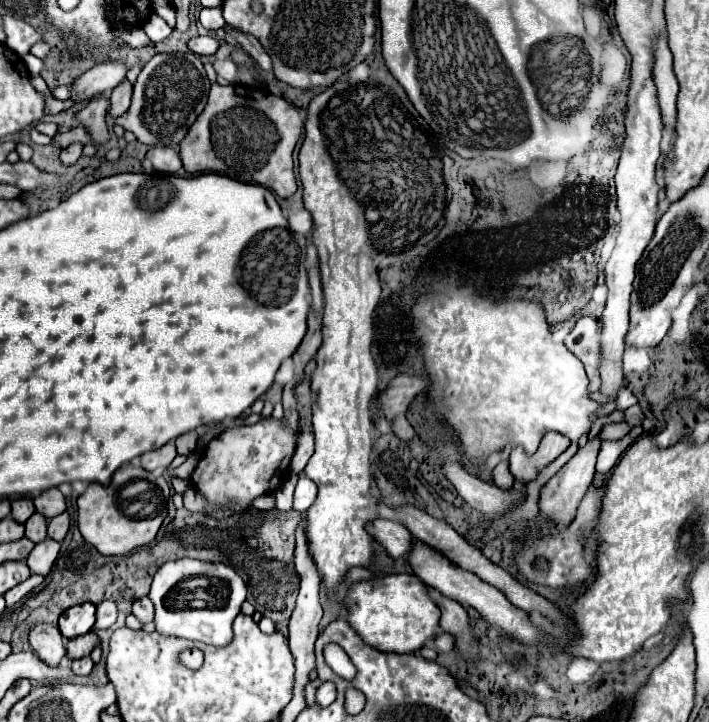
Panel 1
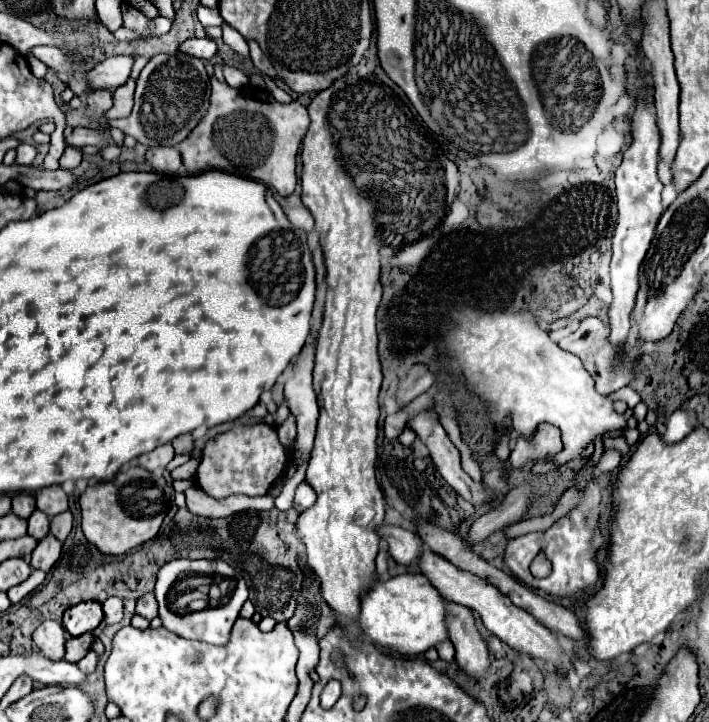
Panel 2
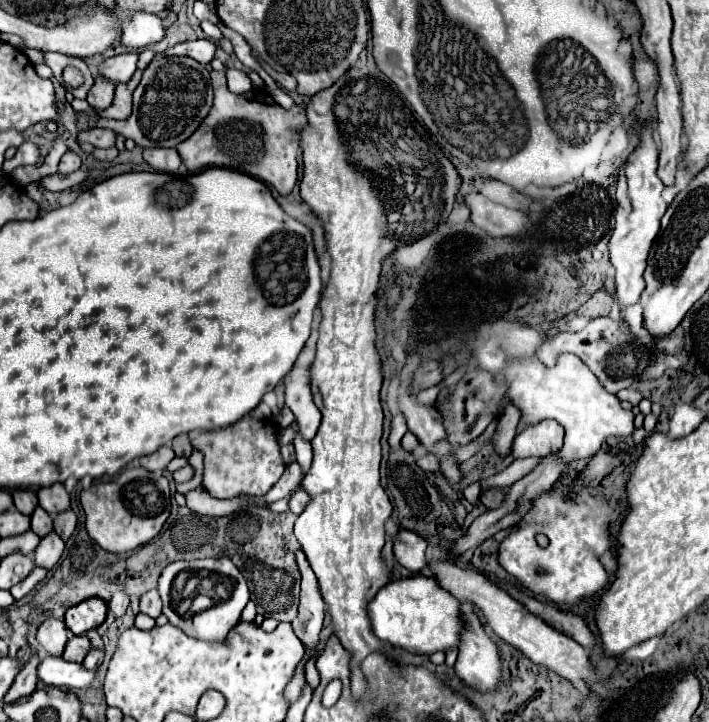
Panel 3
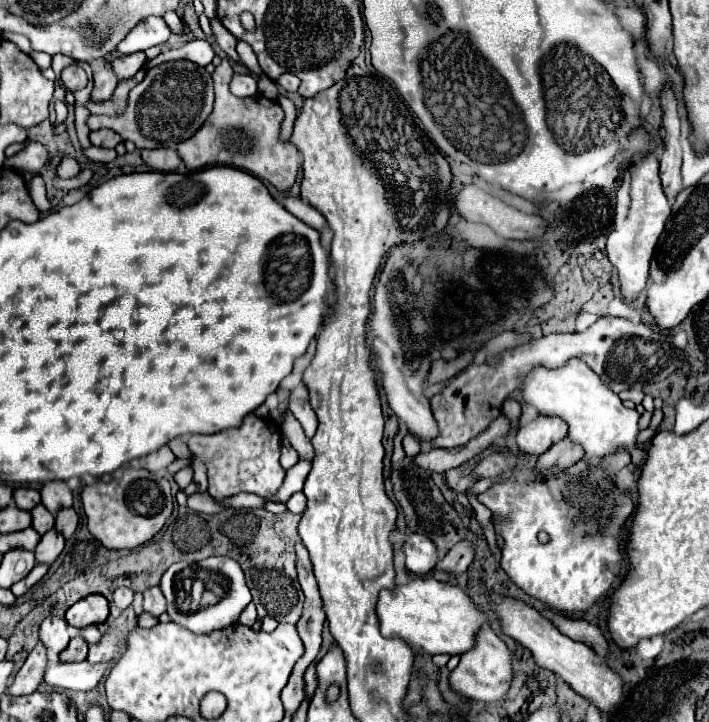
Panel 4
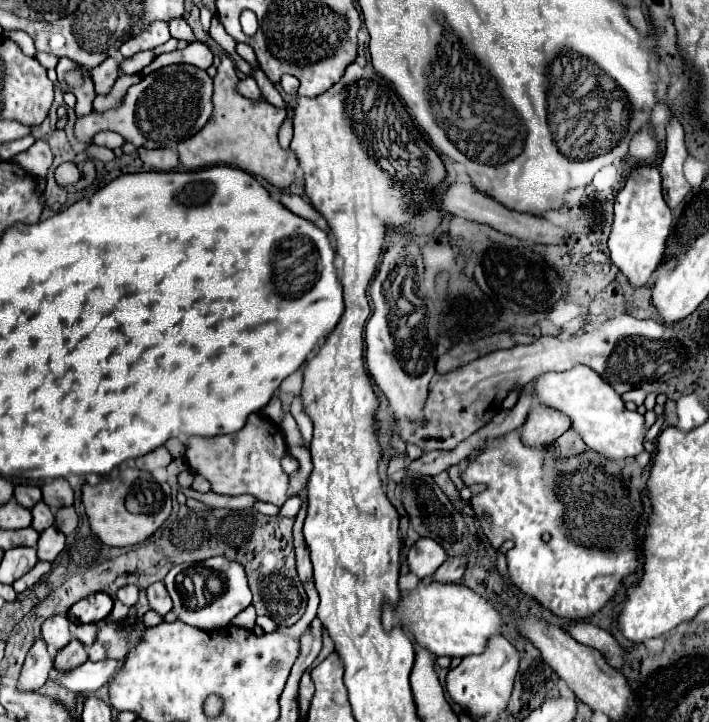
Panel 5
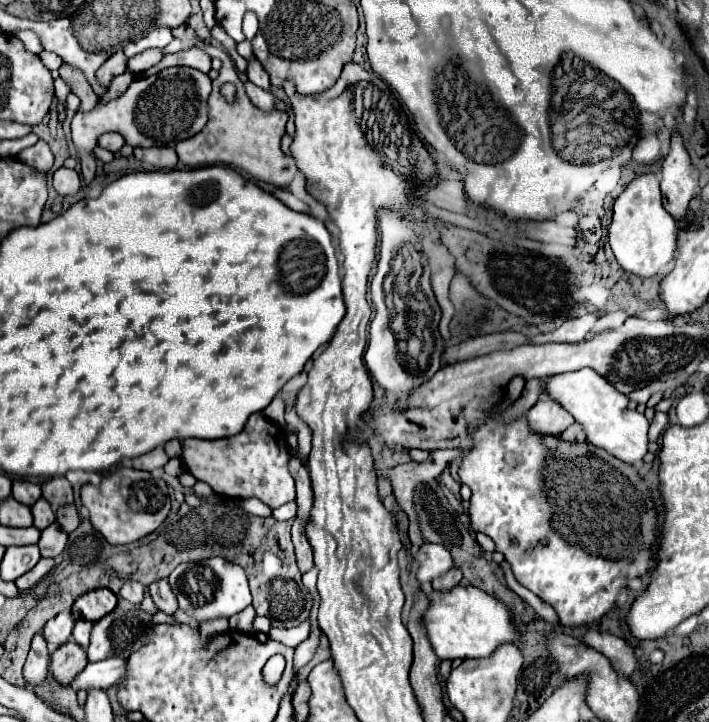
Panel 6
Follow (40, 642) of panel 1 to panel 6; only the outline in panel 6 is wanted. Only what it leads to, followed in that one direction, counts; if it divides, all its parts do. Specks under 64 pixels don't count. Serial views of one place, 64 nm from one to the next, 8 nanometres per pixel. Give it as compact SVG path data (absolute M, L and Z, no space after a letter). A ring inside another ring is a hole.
M60 612L56 618L48 620L44 626L44 638L48 642L48 648L56 650L58 646L66 644L70 640L72 628L74 628L74 618L70 612Z

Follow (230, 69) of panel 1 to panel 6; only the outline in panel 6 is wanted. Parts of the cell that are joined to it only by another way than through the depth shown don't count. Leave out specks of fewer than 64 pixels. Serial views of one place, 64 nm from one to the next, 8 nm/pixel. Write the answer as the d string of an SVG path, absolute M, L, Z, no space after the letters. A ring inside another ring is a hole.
M250 80L244 82L244 88L246 88L246 94L248 94L248 98L250 98L250 102L254 106L258 106L260 110L274 110L274 96L272 96L272 92L266 92L266 90L258 88Z

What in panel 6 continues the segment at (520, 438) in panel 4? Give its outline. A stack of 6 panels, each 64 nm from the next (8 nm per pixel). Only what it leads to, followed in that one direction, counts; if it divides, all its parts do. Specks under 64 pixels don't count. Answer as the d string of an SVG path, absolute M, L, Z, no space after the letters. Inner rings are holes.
M542 398L538 400L530 412L526 414L528 426L530 430L534 430L534 434L550 434L550 436L560 436L570 424L574 424L572 414L568 414L560 404Z

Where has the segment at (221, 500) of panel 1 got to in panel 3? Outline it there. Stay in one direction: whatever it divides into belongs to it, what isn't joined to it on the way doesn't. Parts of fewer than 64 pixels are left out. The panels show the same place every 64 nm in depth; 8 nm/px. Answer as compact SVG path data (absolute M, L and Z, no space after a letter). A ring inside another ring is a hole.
M242 418L224 430L206 432L194 438L192 446L204 454L204 490L214 498L232 498L240 494L264 496L286 468L276 436L278 428L272 422Z

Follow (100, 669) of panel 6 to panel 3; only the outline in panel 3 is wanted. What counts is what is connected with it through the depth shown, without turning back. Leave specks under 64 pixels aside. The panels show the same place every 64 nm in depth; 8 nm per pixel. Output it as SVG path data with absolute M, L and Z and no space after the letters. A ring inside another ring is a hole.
M44 656L38 664L38 678L44 680L46 686L58 688L86 688L94 680L96 672L86 670L76 662L66 662L60 656Z

